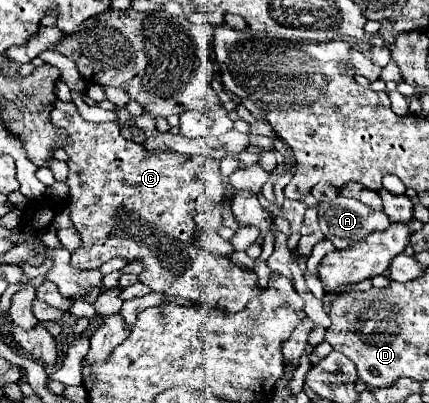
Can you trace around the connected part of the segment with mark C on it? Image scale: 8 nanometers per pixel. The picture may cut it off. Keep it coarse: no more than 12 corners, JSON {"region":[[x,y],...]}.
{"region":[[56,100],[82,240],[72,268],[242,310],[252,270],[194,246],[228,184],[212,158],[148,154]]}

